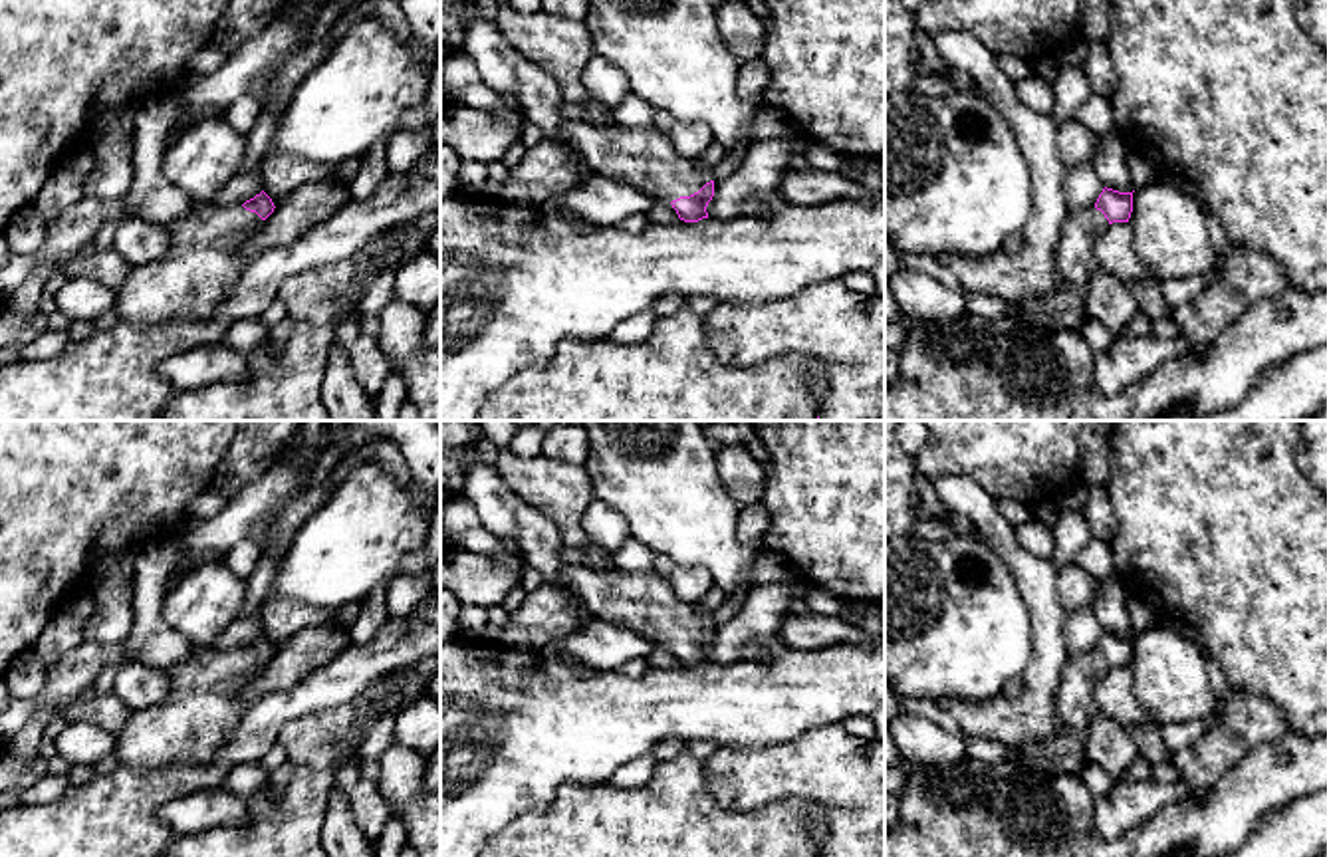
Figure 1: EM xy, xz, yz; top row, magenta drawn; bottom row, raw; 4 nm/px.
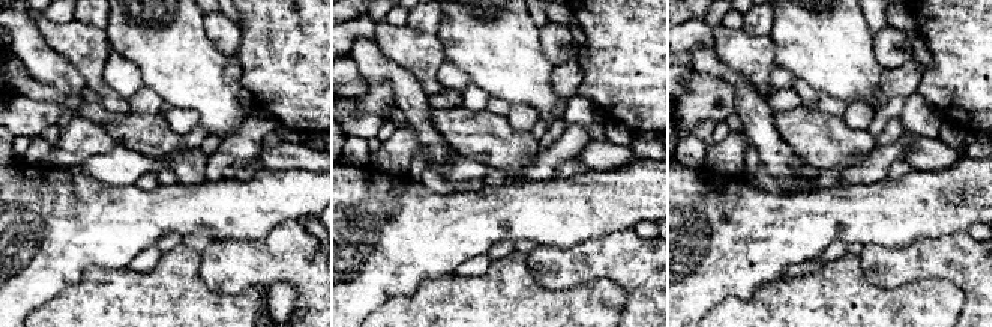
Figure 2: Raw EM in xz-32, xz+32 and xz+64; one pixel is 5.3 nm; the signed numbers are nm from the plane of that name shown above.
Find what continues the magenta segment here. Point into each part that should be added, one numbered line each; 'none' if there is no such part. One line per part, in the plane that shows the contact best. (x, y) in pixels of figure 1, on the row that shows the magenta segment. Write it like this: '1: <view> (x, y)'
1: xz (645, 159)

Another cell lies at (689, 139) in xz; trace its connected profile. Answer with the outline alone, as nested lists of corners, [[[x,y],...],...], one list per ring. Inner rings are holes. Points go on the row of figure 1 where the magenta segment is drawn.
[[[674,121],[668,137],[676,153],[688,159],[696,159],[712,143],[712,131],[704,123]]]

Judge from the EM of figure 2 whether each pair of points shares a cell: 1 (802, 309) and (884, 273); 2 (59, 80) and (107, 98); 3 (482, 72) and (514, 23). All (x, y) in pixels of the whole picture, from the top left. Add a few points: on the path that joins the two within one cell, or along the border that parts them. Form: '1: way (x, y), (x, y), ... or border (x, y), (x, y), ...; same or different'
1: border (859, 255), (872, 284), (902, 287); different
2: border (62, 57), (83, 77), (87, 86); different
3: way (494, 60), (499, 56), (499, 38), (502, 35); same

